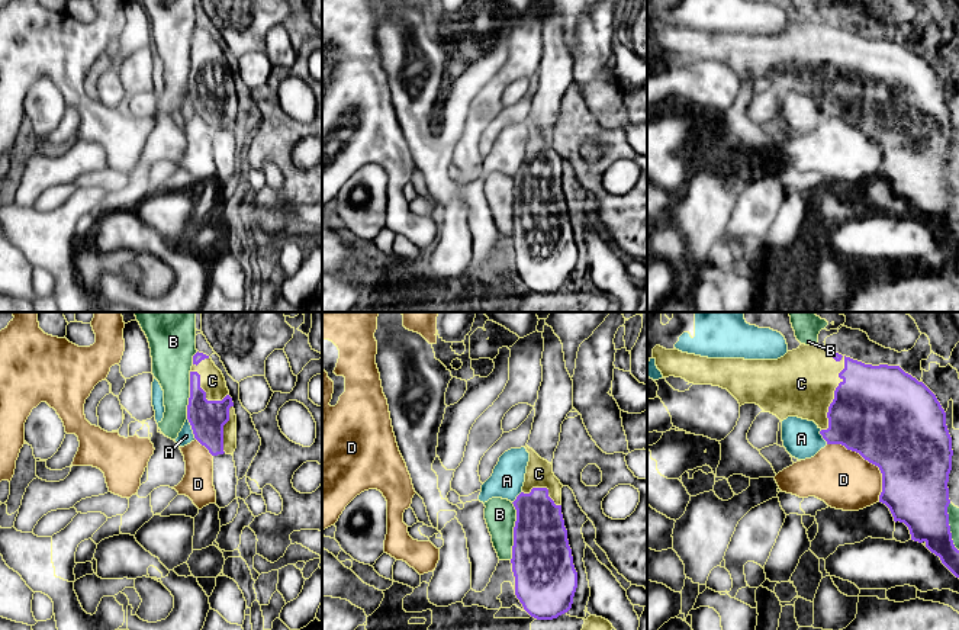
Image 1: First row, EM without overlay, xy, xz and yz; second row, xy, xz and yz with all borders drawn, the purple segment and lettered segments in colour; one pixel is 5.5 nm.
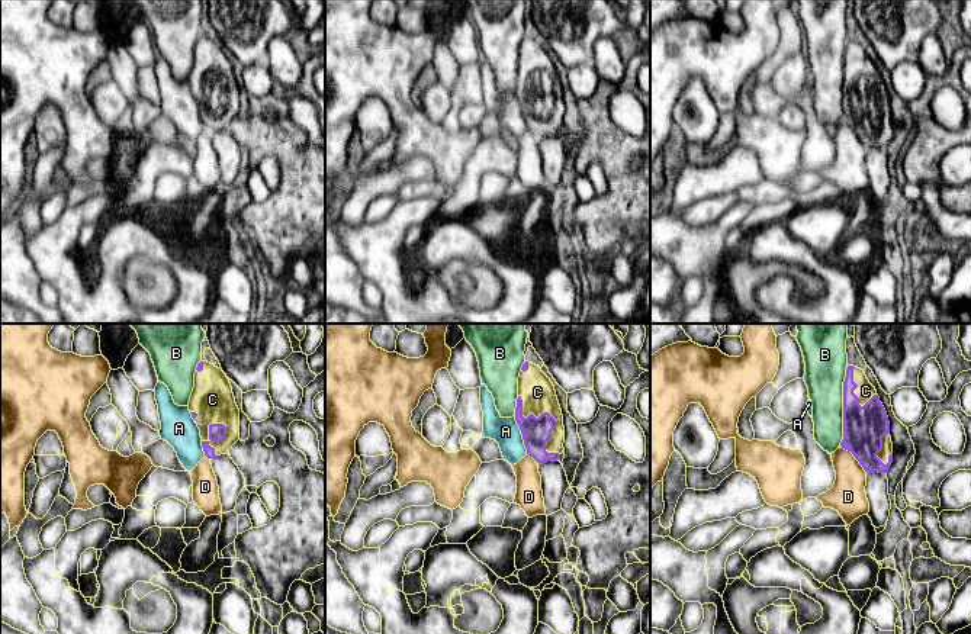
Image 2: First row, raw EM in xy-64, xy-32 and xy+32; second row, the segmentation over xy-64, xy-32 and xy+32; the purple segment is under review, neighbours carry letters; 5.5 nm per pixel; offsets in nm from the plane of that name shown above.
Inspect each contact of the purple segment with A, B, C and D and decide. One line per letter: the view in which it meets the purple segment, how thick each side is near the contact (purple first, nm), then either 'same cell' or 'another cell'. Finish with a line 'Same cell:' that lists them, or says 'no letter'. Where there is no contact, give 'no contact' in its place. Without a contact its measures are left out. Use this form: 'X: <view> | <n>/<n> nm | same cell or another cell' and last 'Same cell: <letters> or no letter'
A: xy | 190/90 nm | another cell
B: xz | 340/170 nm | another cell
C: yz | 480/360 nm | same cell
D: yz | 500/320 nm | another cell
Same cell: C

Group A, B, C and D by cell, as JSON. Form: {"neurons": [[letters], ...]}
{"neurons": [["A", "D"], ["B"], ["C"]]}

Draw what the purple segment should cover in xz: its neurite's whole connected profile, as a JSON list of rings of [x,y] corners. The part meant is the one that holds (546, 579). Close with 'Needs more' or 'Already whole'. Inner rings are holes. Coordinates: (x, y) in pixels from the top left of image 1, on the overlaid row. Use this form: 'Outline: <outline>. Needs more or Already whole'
Outline: [[[525,446],[530,453],[525,482],[522,492],[512,502],[516,510],[512,546],[512,572],[515,576],[515,595],[524,610],[537,620],[553,620],[572,608],[573,597],[577,588],[577,572],[573,565],[572,549],[567,540],[567,530],[561,514],[561,488],[563,485],[553,473],[553,465],[541,459],[532,449]]]. Needs more

